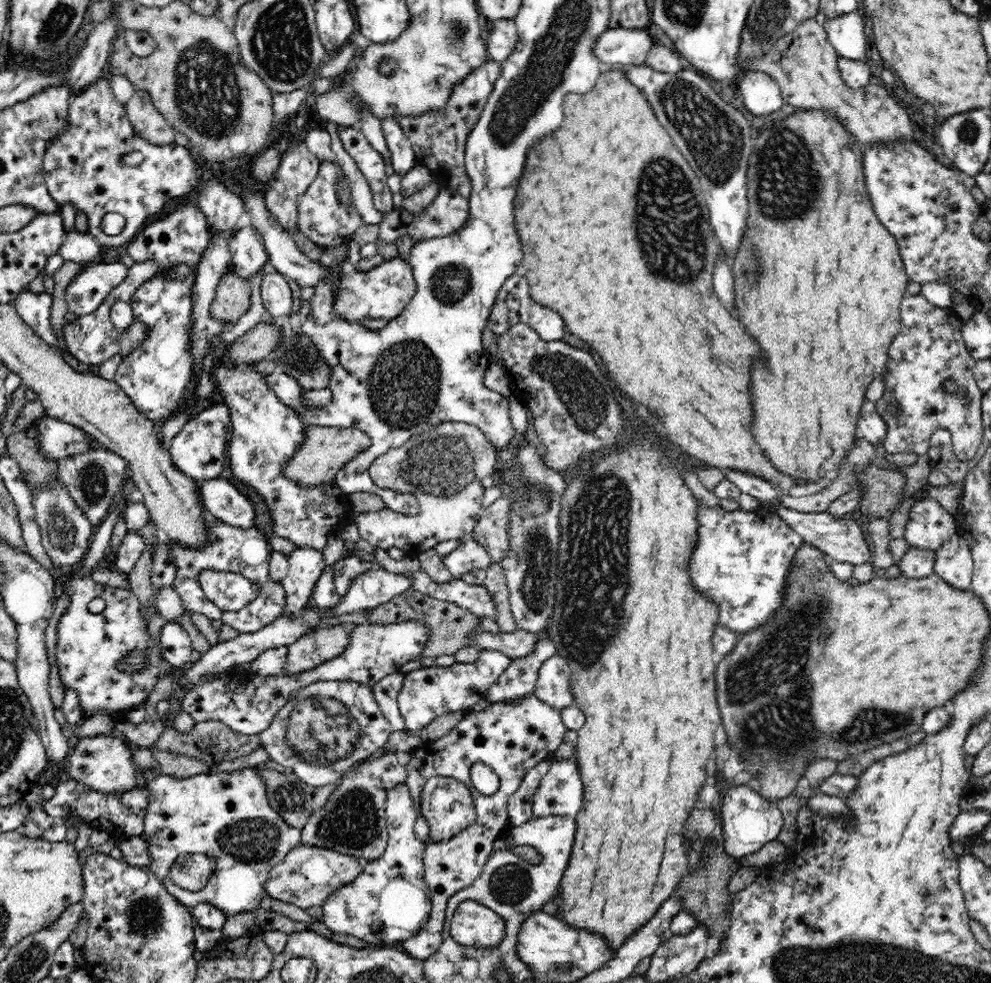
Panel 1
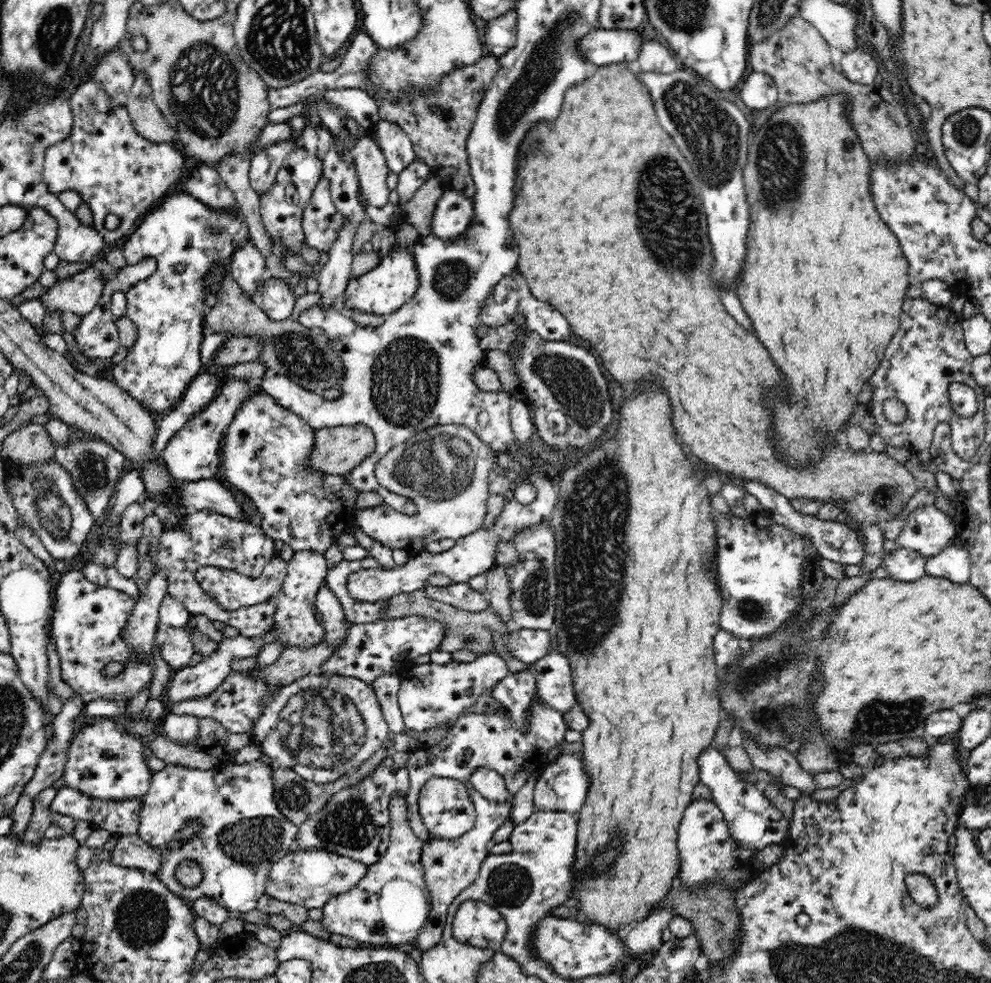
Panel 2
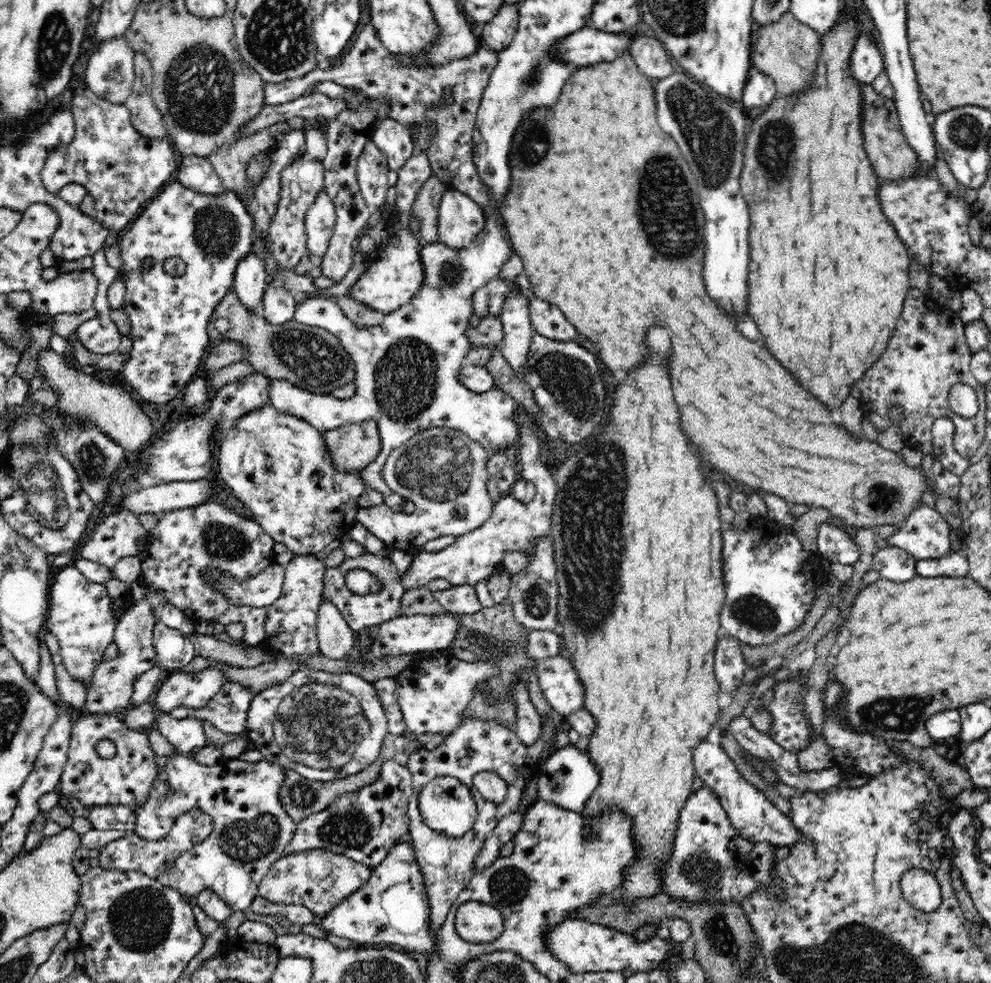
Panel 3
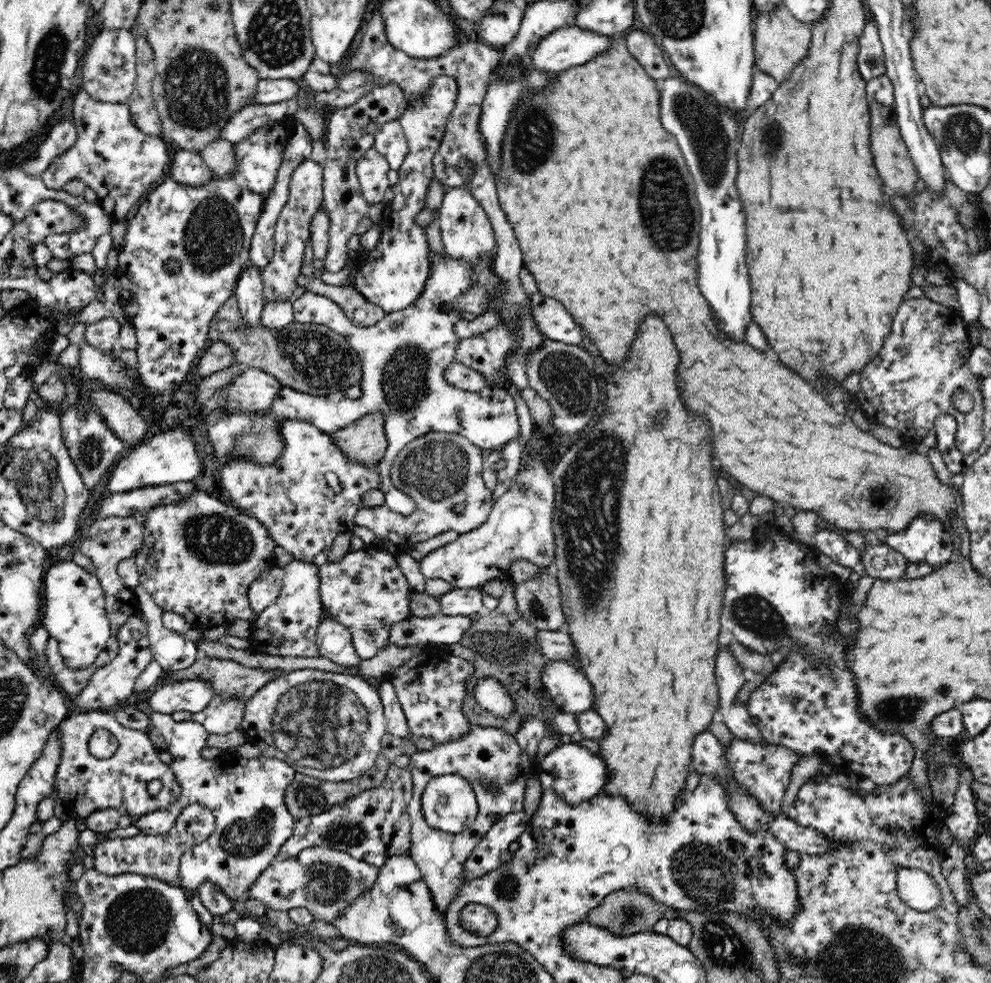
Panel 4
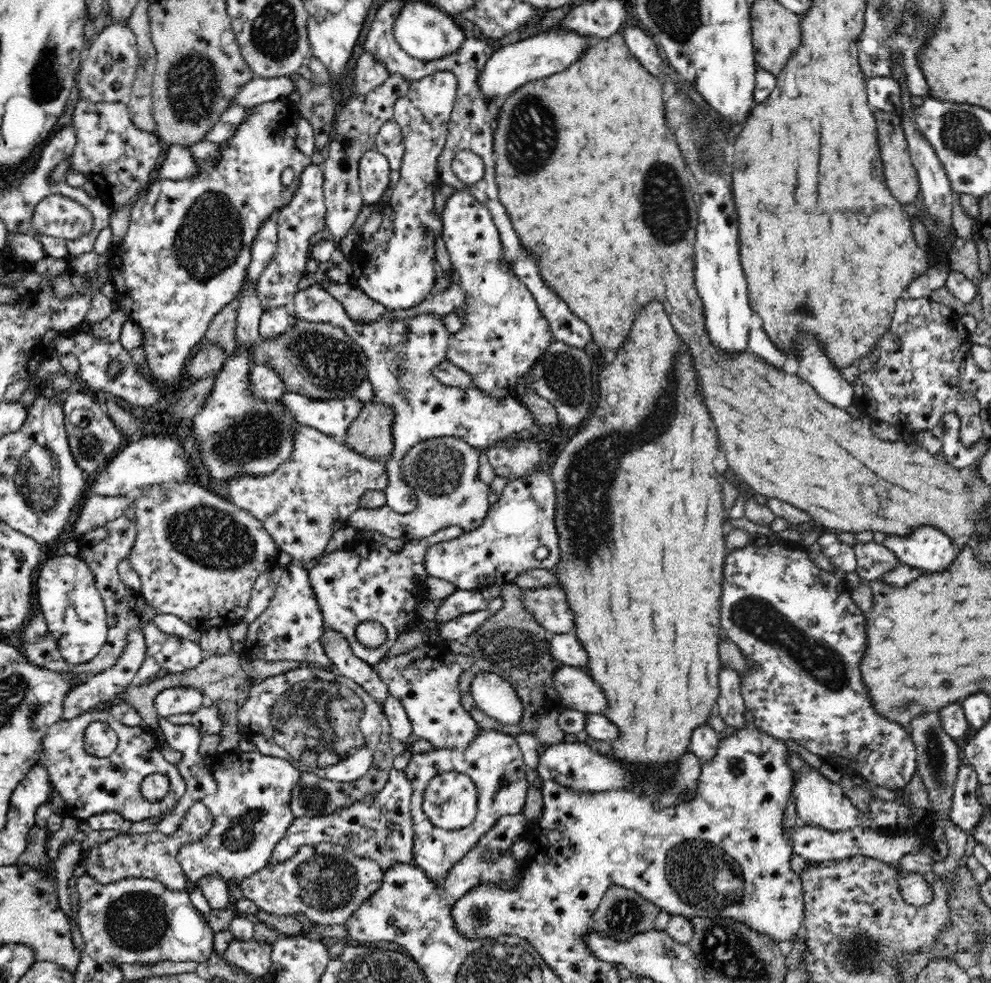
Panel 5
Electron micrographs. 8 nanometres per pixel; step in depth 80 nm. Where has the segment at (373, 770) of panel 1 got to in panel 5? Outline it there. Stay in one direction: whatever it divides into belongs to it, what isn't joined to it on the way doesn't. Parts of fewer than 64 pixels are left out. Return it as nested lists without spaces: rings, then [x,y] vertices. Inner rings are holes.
[[[392,768],[384,788],[366,801],[340,808],[331,815],[303,816],[294,818],[284,838],[272,850],[267,866],[289,860],[306,844],[338,844],[353,852],[356,857],[374,860],[384,871],[392,870],[394,864],[410,864],[413,860],[415,832],[411,817],[413,789],[405,770]]]

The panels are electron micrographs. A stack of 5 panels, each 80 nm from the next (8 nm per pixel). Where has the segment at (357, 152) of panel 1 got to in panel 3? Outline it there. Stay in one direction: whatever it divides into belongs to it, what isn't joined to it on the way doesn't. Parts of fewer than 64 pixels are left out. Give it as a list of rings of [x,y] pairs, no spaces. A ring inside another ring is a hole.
[[[368,141],[358,157],[356,174],[361,195],[371,209],[387,203],[386,192],[390,188],[386,178],[388,171],[389,166],[384,153],[374,141]]]

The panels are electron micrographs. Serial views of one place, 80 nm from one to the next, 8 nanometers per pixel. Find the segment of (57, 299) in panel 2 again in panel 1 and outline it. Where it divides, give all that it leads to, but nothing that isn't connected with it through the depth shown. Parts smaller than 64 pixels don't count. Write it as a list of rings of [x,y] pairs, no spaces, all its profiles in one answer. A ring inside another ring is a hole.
[[[98,260],[92,266],[85,265],[82,272],[67,287],[65,300],[68,303],[68,311],[75,313],[76,316],[85,316],[95,312],[112,293],[112,290],[120,287],[128,276],[129,268],[119,260],[114,264],[106,264]]]

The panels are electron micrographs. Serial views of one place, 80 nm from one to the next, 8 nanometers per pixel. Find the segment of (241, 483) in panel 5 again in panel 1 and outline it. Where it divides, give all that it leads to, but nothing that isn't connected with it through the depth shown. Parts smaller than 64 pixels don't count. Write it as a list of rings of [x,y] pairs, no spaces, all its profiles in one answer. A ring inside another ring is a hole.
[[[223,347],[216,357],[213,376],[216,382],[215,399],[225,402],[228,407],[232,423],[232,438],[228,444],[228,466],[232,470],[233,478],[240,480],[247,486],[252,486],[263,500],[273,520],[273,531],[271,534],[282,536],[291,540],[296,547],[312,547],[322,550],[330,534],[343,532],[352,522],[348,517],[354,512],[353,506],[349,503],[349,492],[340,490],[340,487],[333,480],[316,486],[303,486],[296,484],[283,475],[283,464],[295,453],[299,444],[304,440],[305,421],[289,406],[286,406],[280,398],[271,390],[266,383],[265,376],[254,369],[254,363],[234,363],[224,357]]]

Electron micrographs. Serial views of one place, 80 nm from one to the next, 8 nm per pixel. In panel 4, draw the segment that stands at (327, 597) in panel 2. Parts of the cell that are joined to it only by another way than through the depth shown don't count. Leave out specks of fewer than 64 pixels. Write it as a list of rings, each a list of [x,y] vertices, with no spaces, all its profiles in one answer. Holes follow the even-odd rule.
[[[325,610],[318,625],[316,638],[320,654],[323,657],[346,669],[352,669],[354,675],[368,681],[368,684],[379,692],[381,680],[367,678],[367,676],[363,678],[363,676],[355,674],[355,670],[359,667],[360,657],[352,644],[352,633]]]

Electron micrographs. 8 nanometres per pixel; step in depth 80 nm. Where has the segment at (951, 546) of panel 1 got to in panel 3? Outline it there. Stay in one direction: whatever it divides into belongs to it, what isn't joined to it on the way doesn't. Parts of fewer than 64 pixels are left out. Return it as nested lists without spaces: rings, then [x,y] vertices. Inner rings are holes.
[[[950,551],[939,559],[926,559],[916,562],[916,574],[925,577],[966,576],[969,574],[968,559],[961,551]]]

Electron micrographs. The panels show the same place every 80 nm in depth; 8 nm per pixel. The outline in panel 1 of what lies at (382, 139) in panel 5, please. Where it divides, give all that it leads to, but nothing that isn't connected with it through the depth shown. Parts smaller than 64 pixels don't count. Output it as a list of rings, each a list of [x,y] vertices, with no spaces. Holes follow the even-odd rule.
[[[388,117],[381,120],[381,123],[388,149],[390,149],[390,159],[392,159],[394,172],[404,174],[415,165],[416,155],[411,142],[396,119]]]

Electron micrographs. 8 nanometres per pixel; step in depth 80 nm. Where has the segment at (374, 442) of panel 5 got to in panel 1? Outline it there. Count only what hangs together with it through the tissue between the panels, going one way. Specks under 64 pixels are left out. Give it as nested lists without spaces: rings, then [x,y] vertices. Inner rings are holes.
[[[306,424],[304,434],[304,440],[295,453],[283,464],[283,475],[290,480],[295,480],[296,484],[303,484],[310,488],[333,480],[344,464],[350,462],[356,453],[371,444],[368,434],[356,427],[321,427]]]

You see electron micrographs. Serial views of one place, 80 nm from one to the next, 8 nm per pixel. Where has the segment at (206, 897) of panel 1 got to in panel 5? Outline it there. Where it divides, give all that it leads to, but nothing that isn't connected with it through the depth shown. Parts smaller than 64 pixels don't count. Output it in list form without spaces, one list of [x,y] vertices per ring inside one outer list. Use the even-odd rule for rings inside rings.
[[[163,716],[158,717],[158,724],[168,746],[182,753],[182,760],[175,766],[183,776],[186,791],[178,803],[159,818],[155,830],[171,835],[179,829],[194,803],[206,805],[213,818],[210,832],[184,844],[178,850],[177,860],[187,876],[189,887],[208,874],[217,874],[226,883],[234,880],[239,886],[243,879],[267,867],[272,850],[292,824],[295,816],[290,800],[301,770],[286,759],[264,756],[259,751],[246,753],[235,750],[202,756],[196,752],[197,726],[172,725],[168,717]]]

